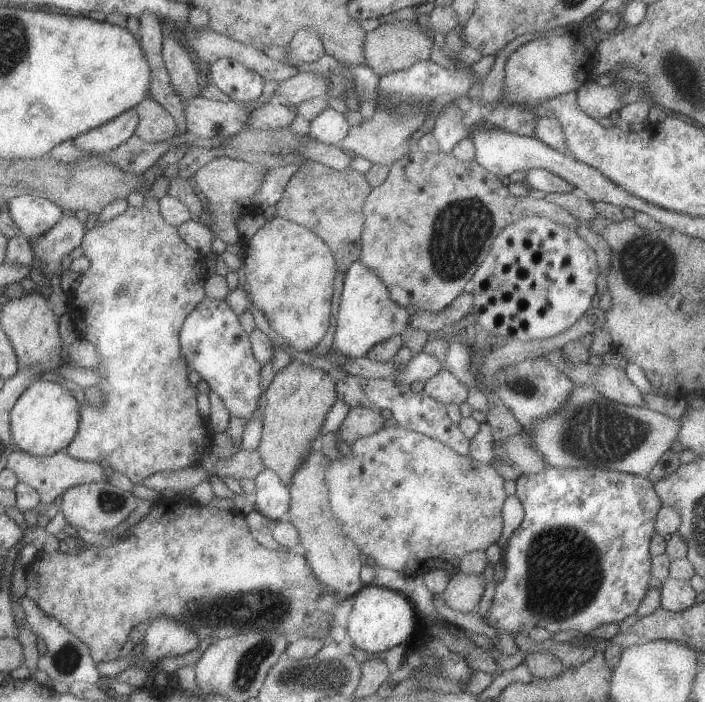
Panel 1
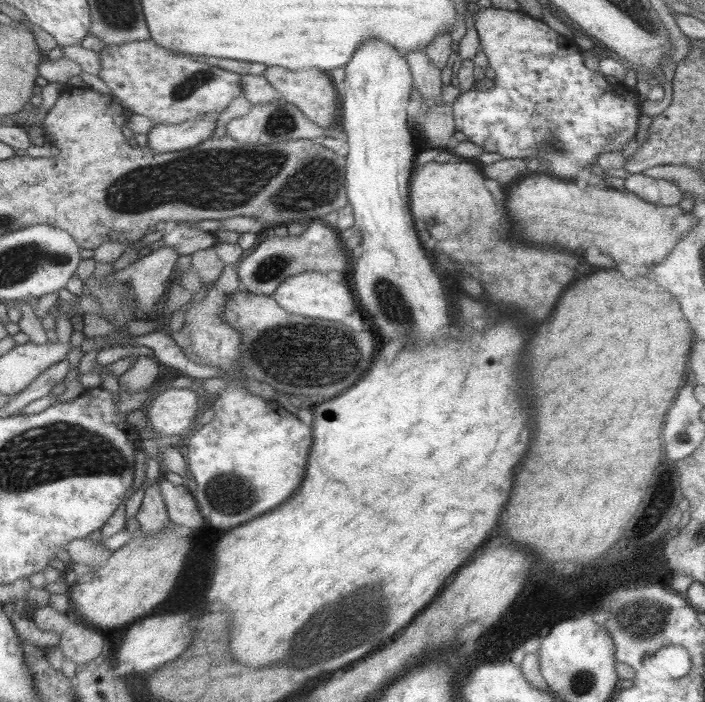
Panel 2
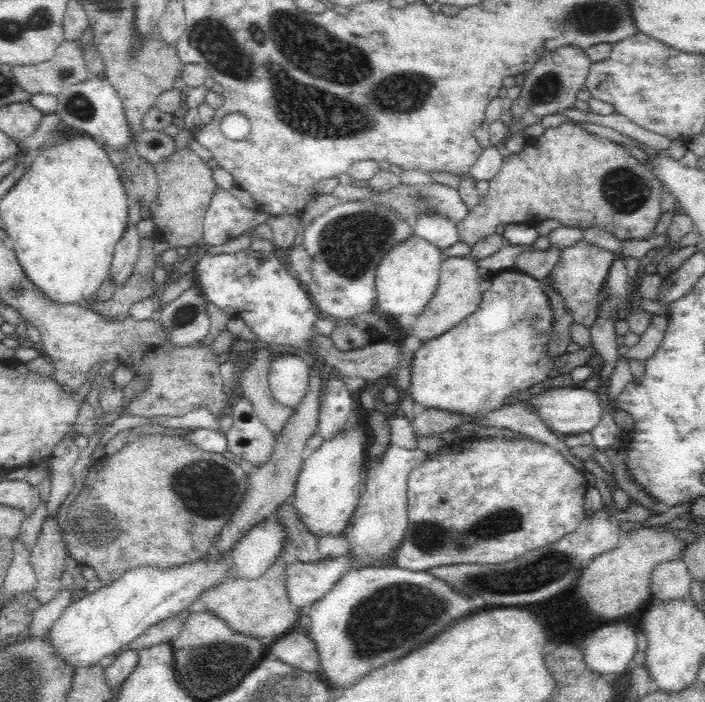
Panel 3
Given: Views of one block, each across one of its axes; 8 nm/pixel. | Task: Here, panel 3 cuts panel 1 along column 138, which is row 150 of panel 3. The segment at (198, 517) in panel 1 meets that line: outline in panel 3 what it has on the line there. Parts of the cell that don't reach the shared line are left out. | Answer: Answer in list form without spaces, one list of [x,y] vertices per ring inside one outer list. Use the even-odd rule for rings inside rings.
[[[562,122],[562,124],[556,126],[556,128],[544,130],[542,136],[534,138],[534,142],[532,142],[532,144],[526,144],[524,150],[520,150],[518,154],[506,154],[506,156],[504,156],[504,162],[502,162],[500,172],[490,180],[490,192],[488,192],[488,196],[486,196],[486,198],[480,198],[480,204],[478,204],[476,208],[472,208],[472,212],[458,224],[458,236],[460,236],[460,242],[466,242],[466,244],[474,246],[474,244],[480,242],[482,238],[488,238],[488,236],[496,234],[496,226],[498,226],[498,224],[506,224],[506,226],[508,226],[508,224],[530,224],[530,226],[536,228],[536,226],[542,224],[544,220],[556,218],[556,220],[560,220],[566,228],[580,228],[580,230],[600,228],[600,230],[616,236],[616,238],[622,240],[622,242],[624,242],[624,240],[648,240],[648,238],[654,234],[654,228],[656,228],[656,224],[658,224],[658,220],[660,220],[660,216],[662,216],[662,212],[660,212],[660,208],[662,208],[662,206],[660,206],[660,202],[662,202],[662,192],[664,192],[664,184],[656,178],[656,174],[650,172],[644,164],[640,164],[626,148],[622,148],[620,144],[606,142],[606,140],[600,138],[598,134],[590,134],[590,132],[586,132],[584,128],[580,128],[580,126],[572,124],[572,122]]]

